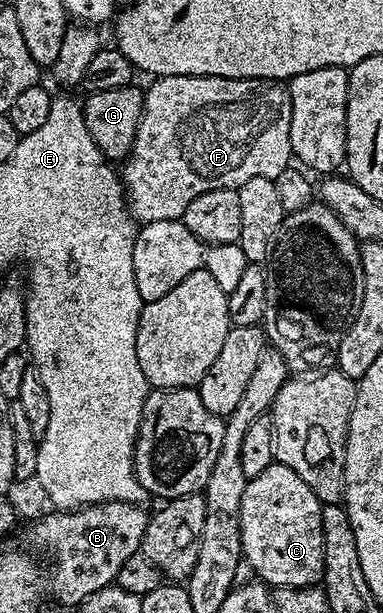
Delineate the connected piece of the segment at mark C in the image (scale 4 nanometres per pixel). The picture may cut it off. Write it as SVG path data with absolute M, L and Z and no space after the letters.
M272 461L269 469L247 480L239 514L243 557L268 588L313 587L322 580L323 508L313 489L284 463Z

